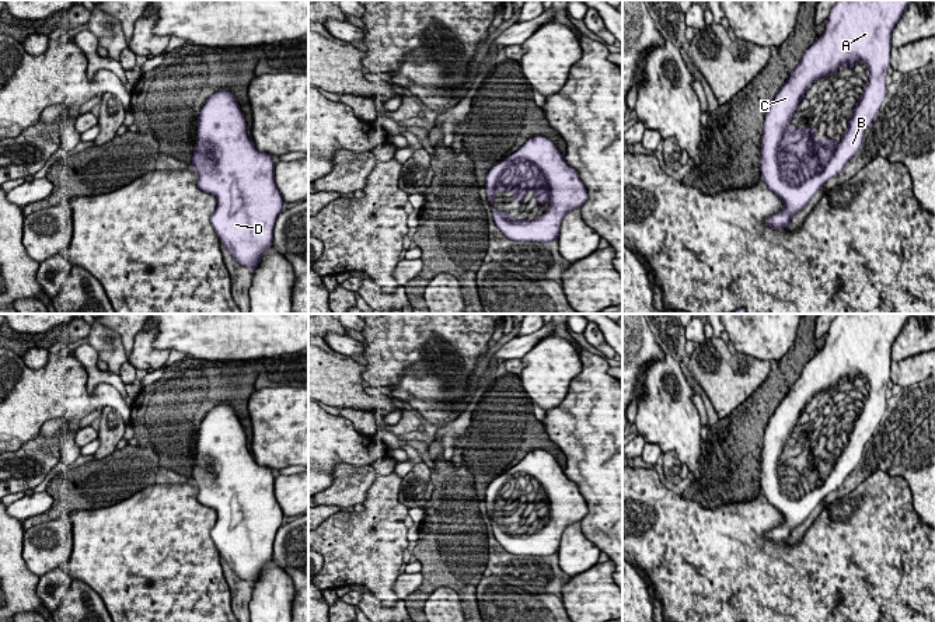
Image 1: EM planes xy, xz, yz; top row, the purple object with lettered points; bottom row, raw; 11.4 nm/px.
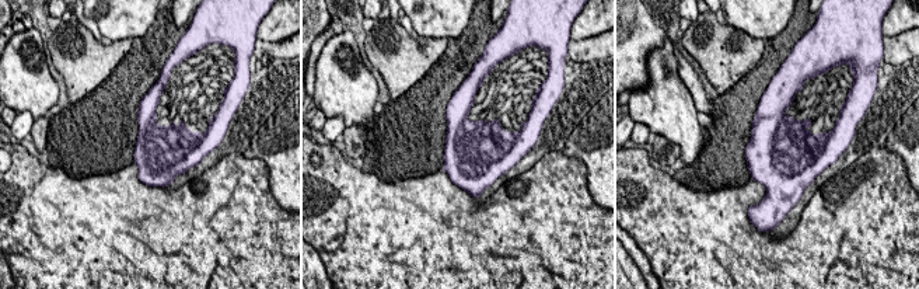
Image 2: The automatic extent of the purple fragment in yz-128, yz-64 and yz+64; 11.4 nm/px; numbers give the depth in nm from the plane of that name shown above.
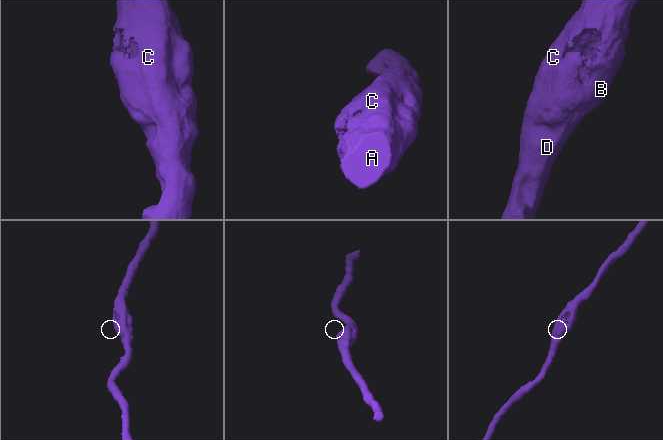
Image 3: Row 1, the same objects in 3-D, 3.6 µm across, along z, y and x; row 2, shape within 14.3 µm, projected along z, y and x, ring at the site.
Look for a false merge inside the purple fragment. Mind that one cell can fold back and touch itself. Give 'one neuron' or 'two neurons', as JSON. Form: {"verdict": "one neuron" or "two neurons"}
{"verdict": "one neuron"}

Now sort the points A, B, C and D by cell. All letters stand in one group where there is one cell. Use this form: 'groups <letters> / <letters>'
groups A B C D

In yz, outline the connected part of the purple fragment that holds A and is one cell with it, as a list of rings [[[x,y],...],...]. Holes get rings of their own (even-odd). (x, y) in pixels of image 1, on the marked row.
[[[837,0],[833,6],[824,34],[802,55],[800,63],[791,73],[789,78],[779,90],[768,106],[764,133],[761,137],[760,171],[761,181],[784,203],[784,210],[770,216],[765,224],[772,228],[788,227],[796,213],[799,213],[823,189],[824,184],[838,175],[844,167],[858,153],[865,130],[872,125],[883,101],[886,99],[886,76],[890,67],[892,31],[899,22],[903,11],[913,0]],[[861,62],[868,67],[868,83],[864,94],[855,104],[848,120],[848,129],[840,141],[816,140],[817,127],[805,129],[791,125],[798,111],[798,105],[805,98],[805,92],[814,81],[830,77],[840,66],[854,67]]]

